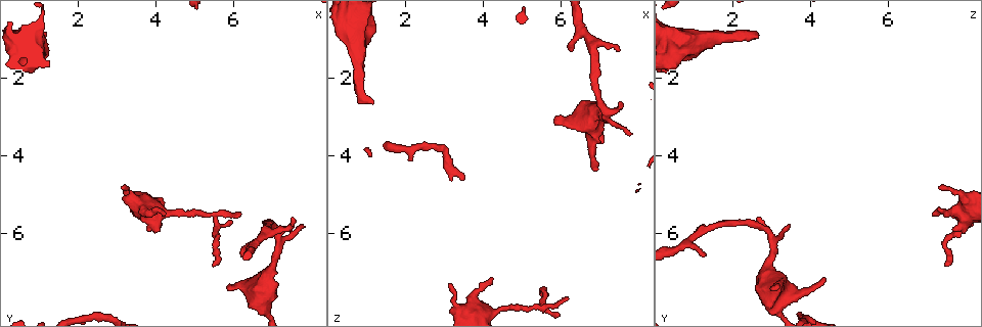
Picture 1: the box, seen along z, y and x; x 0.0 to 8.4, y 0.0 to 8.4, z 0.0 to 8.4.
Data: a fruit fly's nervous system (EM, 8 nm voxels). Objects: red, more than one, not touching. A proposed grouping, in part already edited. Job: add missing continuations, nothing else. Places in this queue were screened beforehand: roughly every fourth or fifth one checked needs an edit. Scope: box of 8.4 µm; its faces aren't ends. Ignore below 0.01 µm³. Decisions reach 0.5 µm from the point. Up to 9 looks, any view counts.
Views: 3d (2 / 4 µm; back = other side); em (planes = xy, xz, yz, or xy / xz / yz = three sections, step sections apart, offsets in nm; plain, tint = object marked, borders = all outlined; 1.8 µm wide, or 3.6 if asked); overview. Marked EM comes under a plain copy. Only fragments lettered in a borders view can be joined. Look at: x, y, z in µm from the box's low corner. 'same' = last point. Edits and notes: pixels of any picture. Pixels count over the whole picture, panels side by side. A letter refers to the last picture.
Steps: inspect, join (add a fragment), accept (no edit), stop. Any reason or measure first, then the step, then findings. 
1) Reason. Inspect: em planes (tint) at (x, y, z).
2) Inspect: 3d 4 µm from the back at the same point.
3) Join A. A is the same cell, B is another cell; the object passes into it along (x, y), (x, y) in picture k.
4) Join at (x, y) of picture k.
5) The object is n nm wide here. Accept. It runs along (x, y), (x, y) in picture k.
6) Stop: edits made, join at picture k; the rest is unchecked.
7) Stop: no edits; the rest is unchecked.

Tapers out. Inspect: em 3.6 µm planes (borders) at (5.45, 6.80, 7.45).

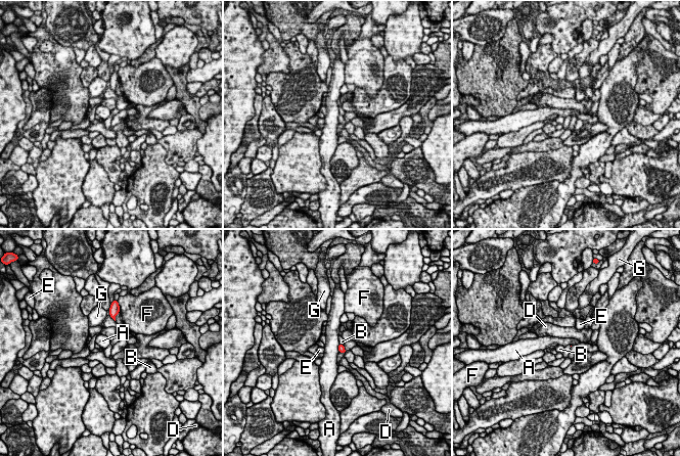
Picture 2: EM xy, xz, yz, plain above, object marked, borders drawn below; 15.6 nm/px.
Accept. A, B, D, E, F and G are other cells; a border runs along (338, 344), (338, 352) in picture 2; no lettered fragment goes on from it.

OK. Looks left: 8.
Branch stops here. Inspect: em planes (borders) at (5.85, 7.50, 3.15).

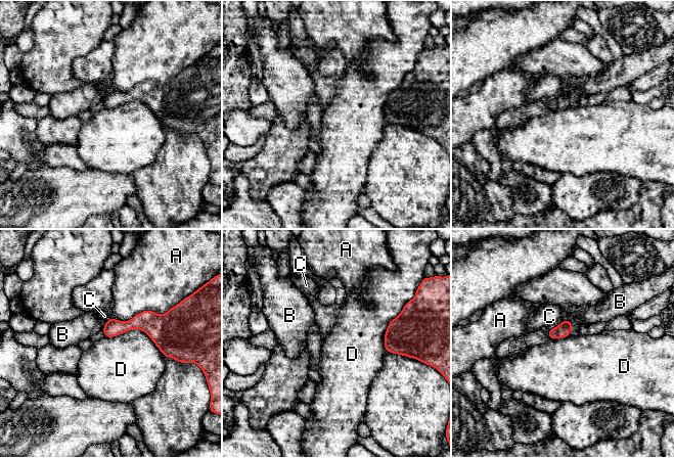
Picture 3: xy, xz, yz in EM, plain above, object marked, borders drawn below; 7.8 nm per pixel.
The object is 120 nm wide here; the longest contact is with D, 500 nm. Accept. A, B, C and D are other cells; no lettered fragment goes on from it.

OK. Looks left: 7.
Inspect: 3d 4 µm at (7.45, 5.85, 1.30).

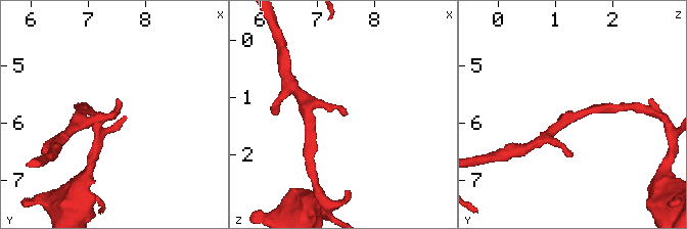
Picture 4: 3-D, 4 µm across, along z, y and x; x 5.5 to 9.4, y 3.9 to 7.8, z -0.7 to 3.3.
Inspect: em planes (borders) at (7.50, 5.90, 1.35).

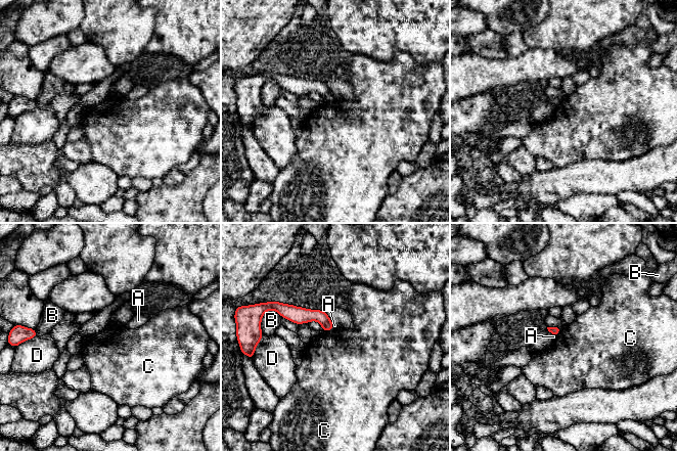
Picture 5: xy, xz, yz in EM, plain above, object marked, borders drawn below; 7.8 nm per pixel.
The longest contact is with D, 140 nm. Accept. A, B, C and D are other cells; none of them fits.

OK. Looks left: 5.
An open end. Inspect: 3d 2 µm at (4.30, 5.55, 7.15).

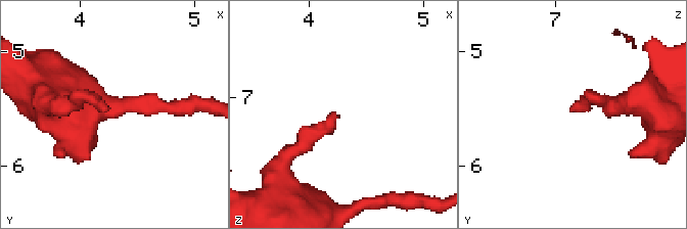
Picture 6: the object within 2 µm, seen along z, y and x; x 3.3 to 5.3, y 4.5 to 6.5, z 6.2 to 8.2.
Now the EM. Inspect: em planes (tint) at (4.24, 5.48, 7.14).

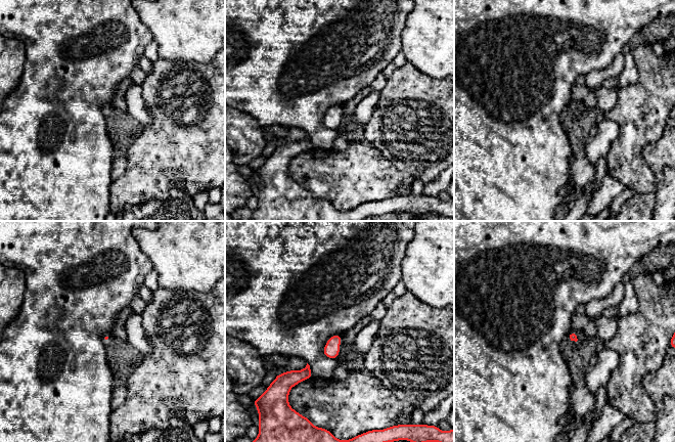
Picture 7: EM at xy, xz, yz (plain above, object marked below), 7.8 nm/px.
Inspect: em planes (borders) at the same point.

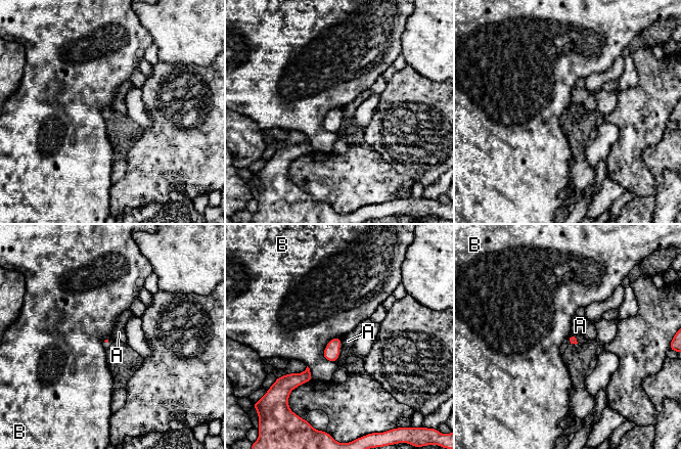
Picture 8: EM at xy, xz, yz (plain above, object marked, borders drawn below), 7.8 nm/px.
Accept. A and B are other cells; a border runs along (341, 341), (343, 344) in picture 8; none of them fits.

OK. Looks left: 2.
Stop: no edits; the rest is unchecked.

